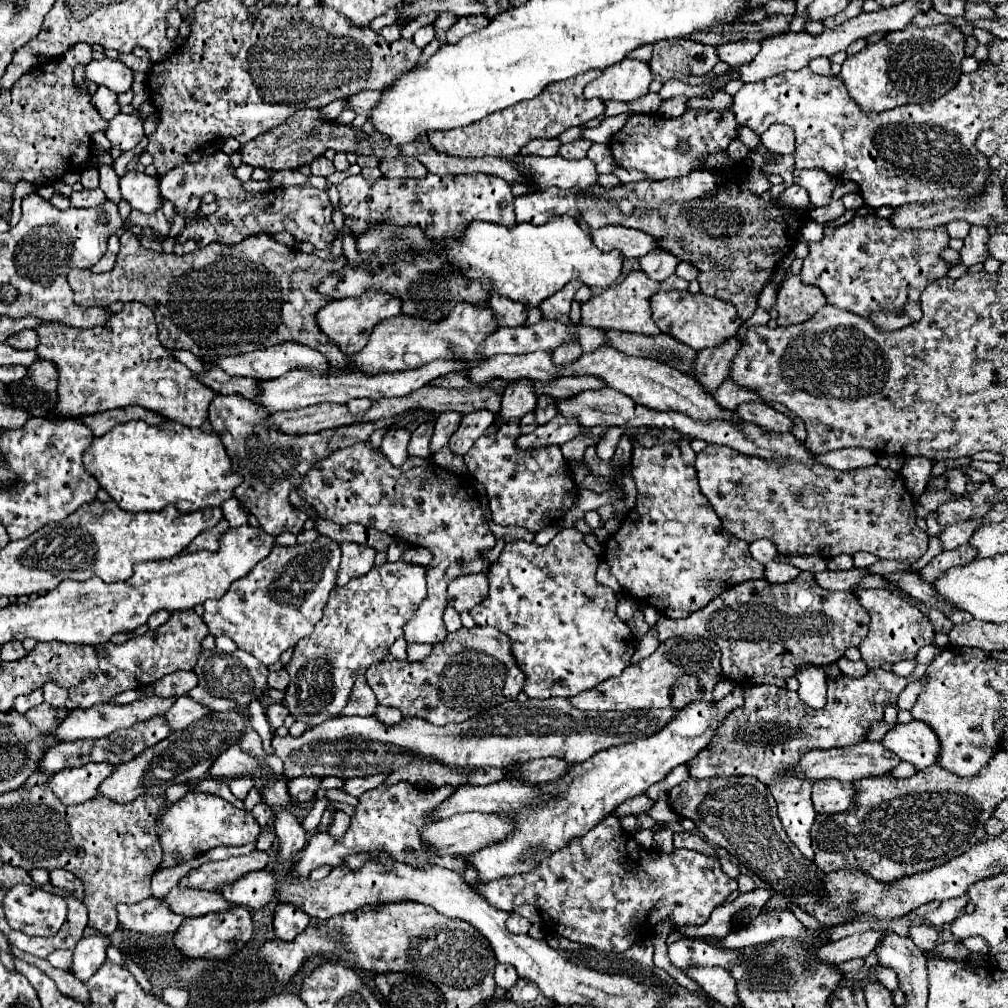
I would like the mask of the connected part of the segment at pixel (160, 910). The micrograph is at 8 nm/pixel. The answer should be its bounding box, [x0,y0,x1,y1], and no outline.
[118,898,184,934]

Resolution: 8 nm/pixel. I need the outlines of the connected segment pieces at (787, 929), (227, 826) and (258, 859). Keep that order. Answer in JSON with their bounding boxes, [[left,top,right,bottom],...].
[[705,908,808,948],[156,792,262,868],[180,852,268,890]]

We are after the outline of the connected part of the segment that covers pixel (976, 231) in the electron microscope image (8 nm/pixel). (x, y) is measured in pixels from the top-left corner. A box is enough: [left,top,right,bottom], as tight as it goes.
[960,226,990,266]

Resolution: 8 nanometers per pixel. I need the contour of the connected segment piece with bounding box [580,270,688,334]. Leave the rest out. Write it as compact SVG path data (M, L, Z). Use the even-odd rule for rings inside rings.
M632 270L620 284L604 290L602 294L592 296L588 302L582 304L582 320L580 324L592 326L592 328L602 328L602 330L620 330L620 332L640 332L640 334L658 334L658 326L652 320L652 310L650 310L650 296L662 290L688 290L688 282L670 276L664 282L656 282L648 278L642 270Z

